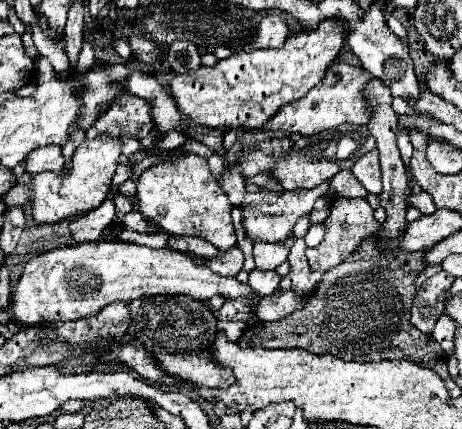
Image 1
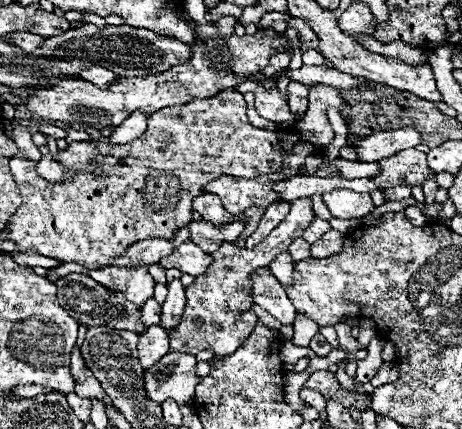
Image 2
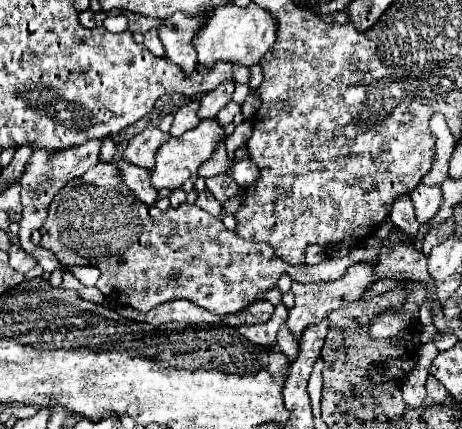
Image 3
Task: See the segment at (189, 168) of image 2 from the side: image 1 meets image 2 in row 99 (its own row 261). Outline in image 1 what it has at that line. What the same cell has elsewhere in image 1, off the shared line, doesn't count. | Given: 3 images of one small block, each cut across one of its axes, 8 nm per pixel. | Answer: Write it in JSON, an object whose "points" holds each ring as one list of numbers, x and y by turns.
{"points":[[230,248,226,252,220,252,218,258,206,258,206,264,222,276,236,276,242,270,244,254,240,248]]}

